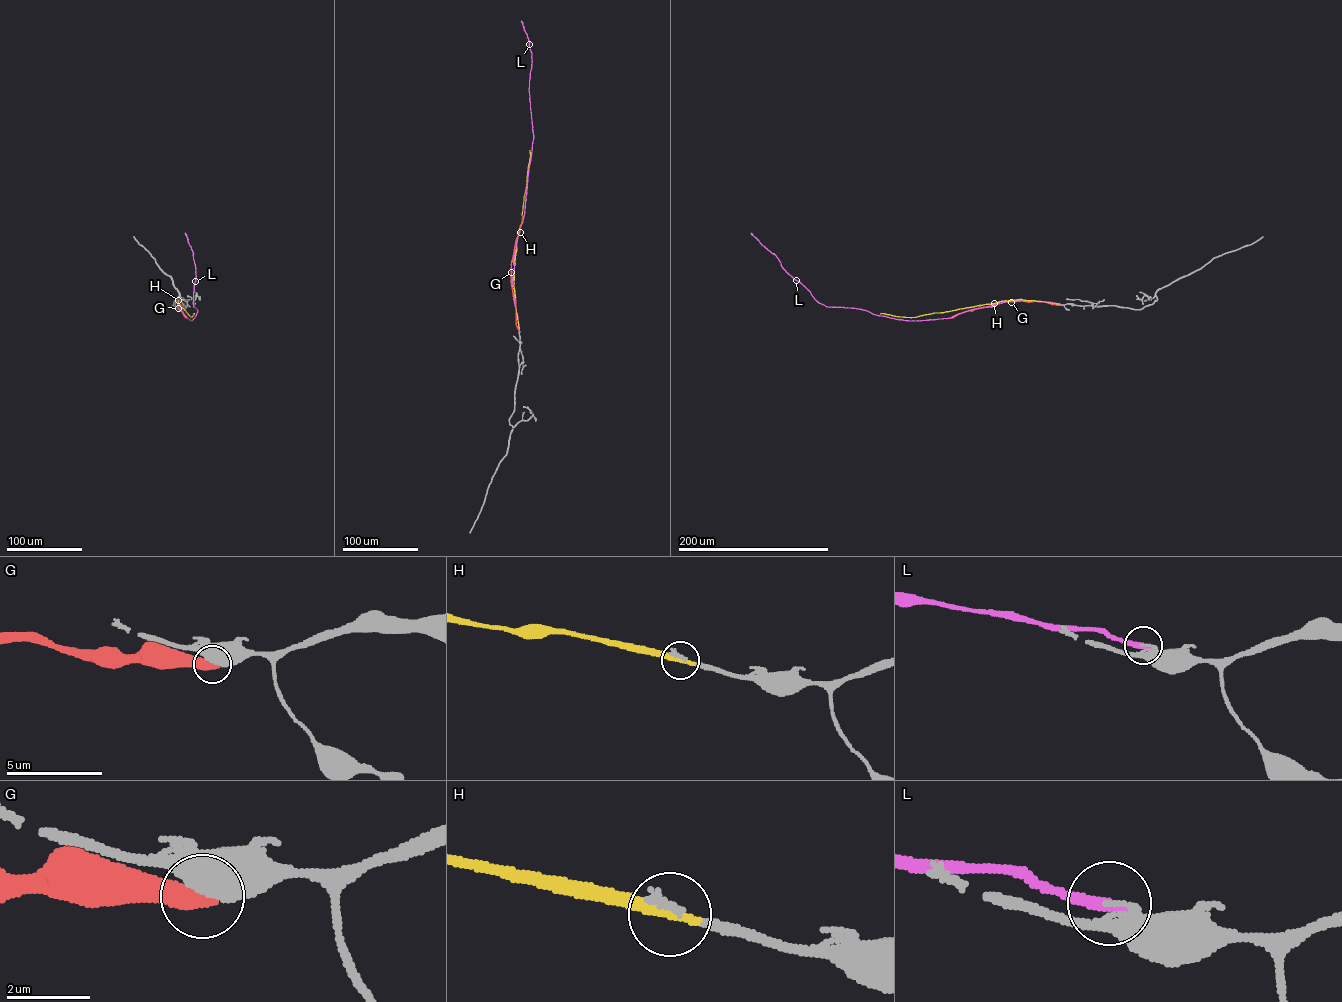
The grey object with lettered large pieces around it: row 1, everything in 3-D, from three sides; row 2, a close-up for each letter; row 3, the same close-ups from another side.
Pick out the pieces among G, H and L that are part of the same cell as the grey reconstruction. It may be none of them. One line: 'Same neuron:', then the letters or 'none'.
Same neuron: H

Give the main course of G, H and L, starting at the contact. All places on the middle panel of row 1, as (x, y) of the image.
G: (519, 331), (511, 264), (523, 216)
H: (519, 328), (514, 269), (529, 150)
L: (519, 331), (512, 291), (513, 259), (524, 213), (533, 136), (528, 88), (532, 54), (521, 20)

